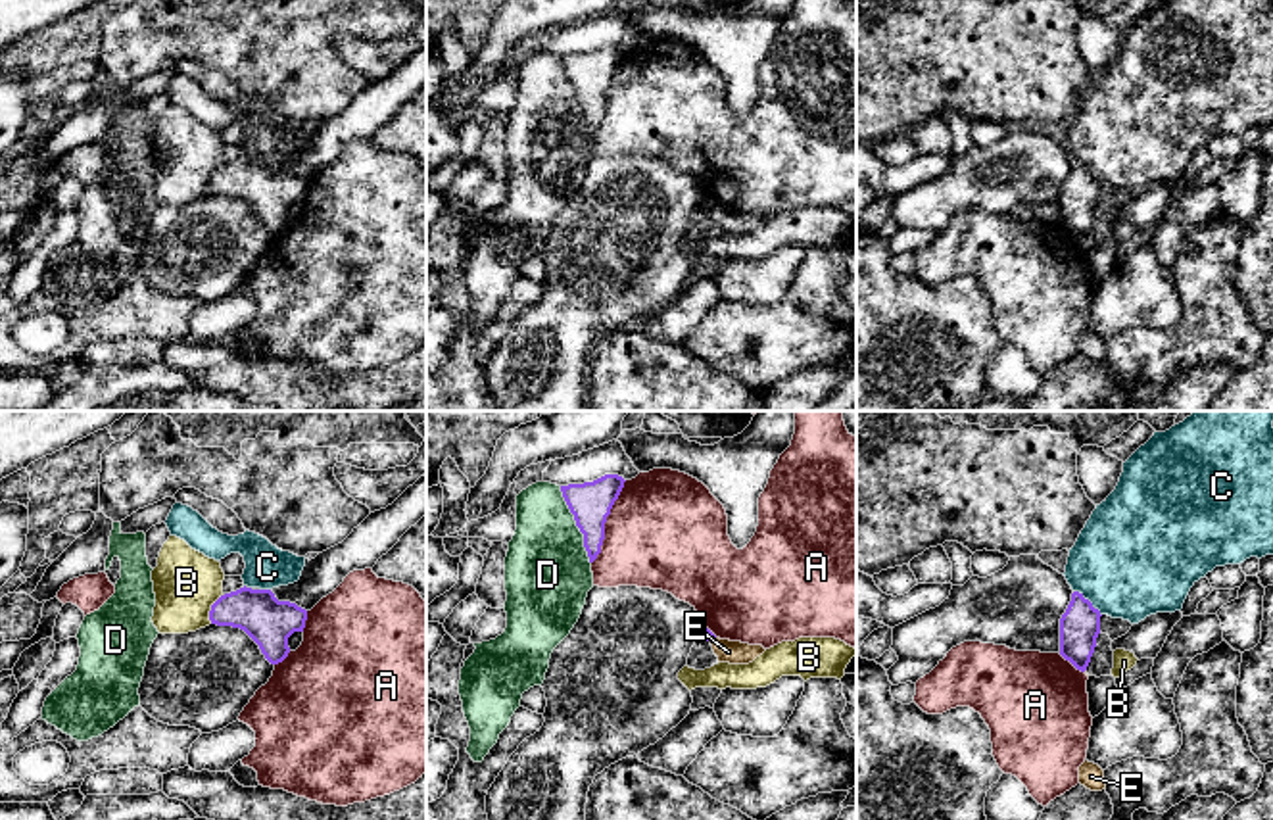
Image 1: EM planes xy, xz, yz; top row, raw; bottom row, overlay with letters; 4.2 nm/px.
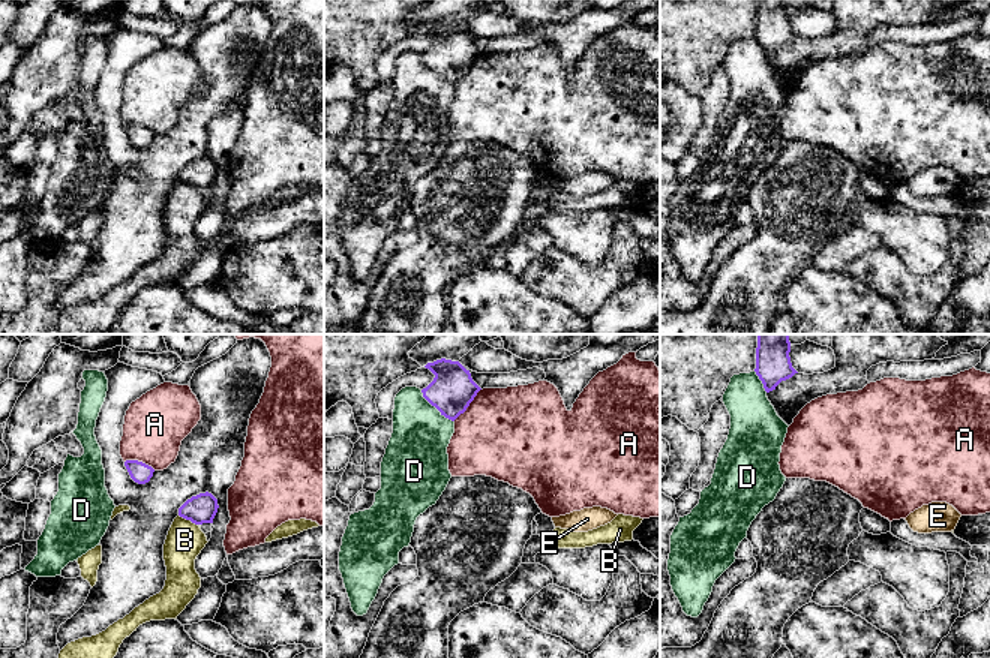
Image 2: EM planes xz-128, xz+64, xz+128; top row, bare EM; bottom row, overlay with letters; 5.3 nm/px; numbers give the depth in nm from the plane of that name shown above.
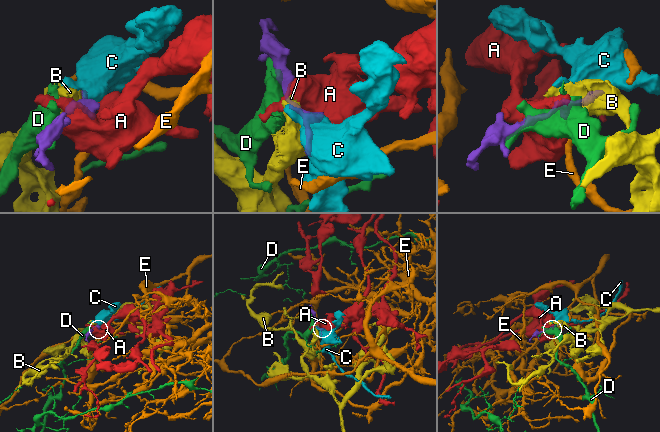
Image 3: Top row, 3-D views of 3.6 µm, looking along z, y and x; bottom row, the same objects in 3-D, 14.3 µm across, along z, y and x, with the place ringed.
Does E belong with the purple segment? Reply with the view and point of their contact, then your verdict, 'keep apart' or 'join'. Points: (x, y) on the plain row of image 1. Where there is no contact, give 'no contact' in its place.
meets purple in xz at (713, 208); keep apart

